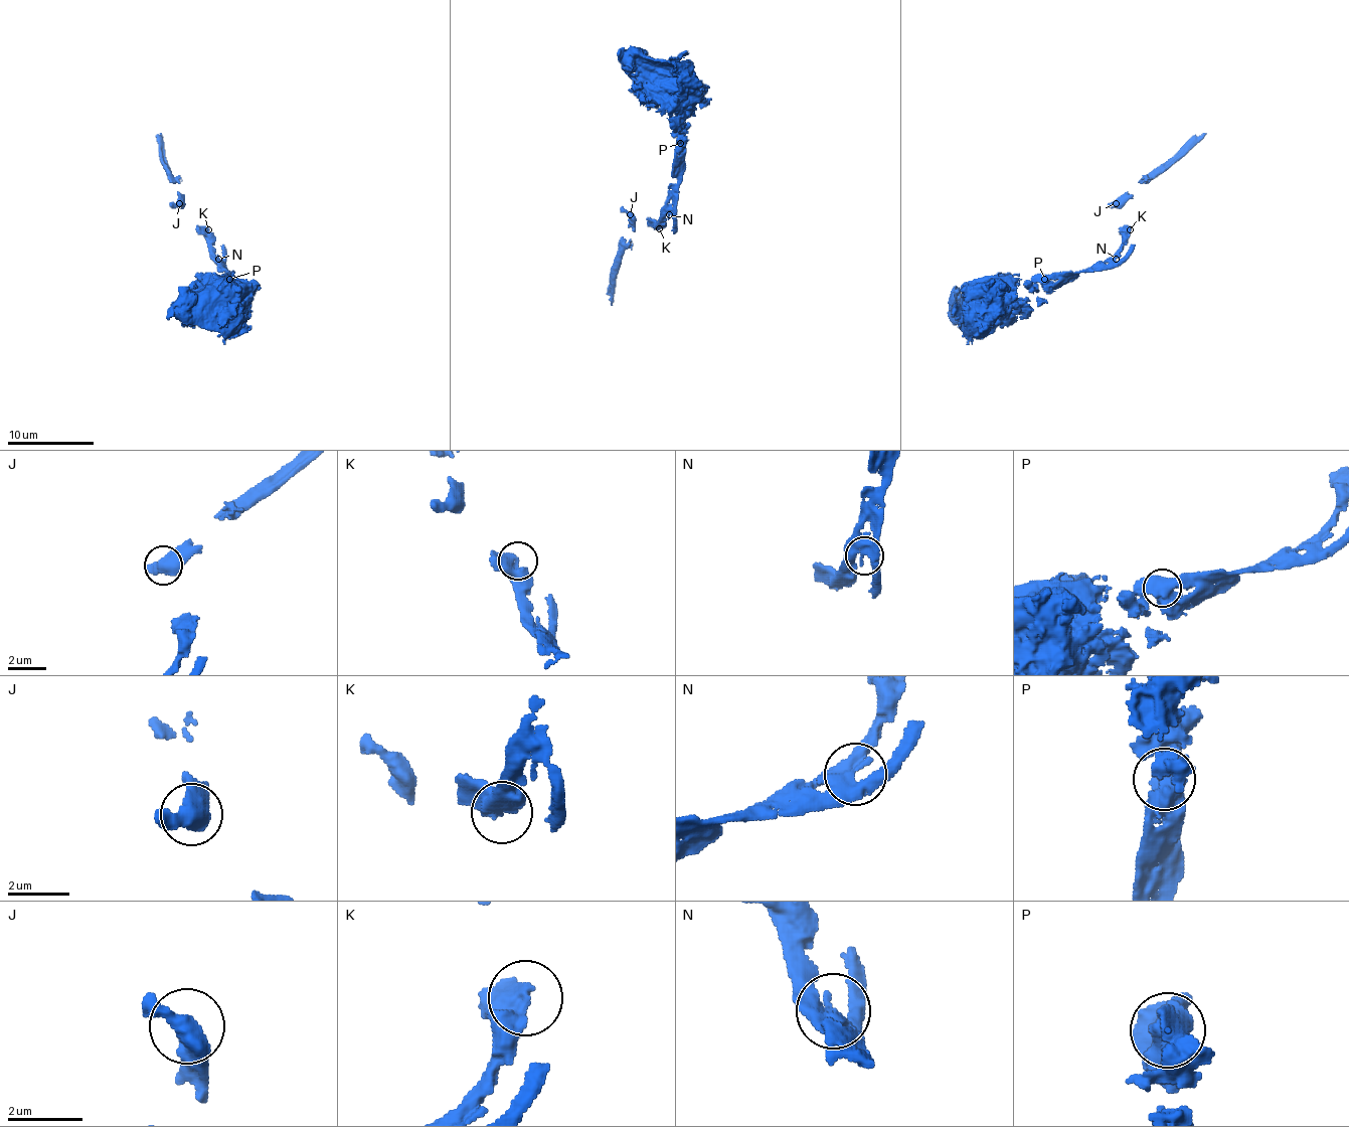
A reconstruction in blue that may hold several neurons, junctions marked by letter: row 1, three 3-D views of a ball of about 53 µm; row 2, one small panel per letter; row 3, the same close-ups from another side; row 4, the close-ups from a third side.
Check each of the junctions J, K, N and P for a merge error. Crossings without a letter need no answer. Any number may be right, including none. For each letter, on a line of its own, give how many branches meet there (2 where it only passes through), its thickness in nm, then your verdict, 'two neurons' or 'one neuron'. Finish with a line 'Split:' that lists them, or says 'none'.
J: branches 2; calibre 550 nm; one neuron
K: branches 2; calibre 500 nm; one neuron
N: branches 4; calibre 400 nm; one neuron
P: branches 2; calibre 800 nm; one neuron
Split: none

